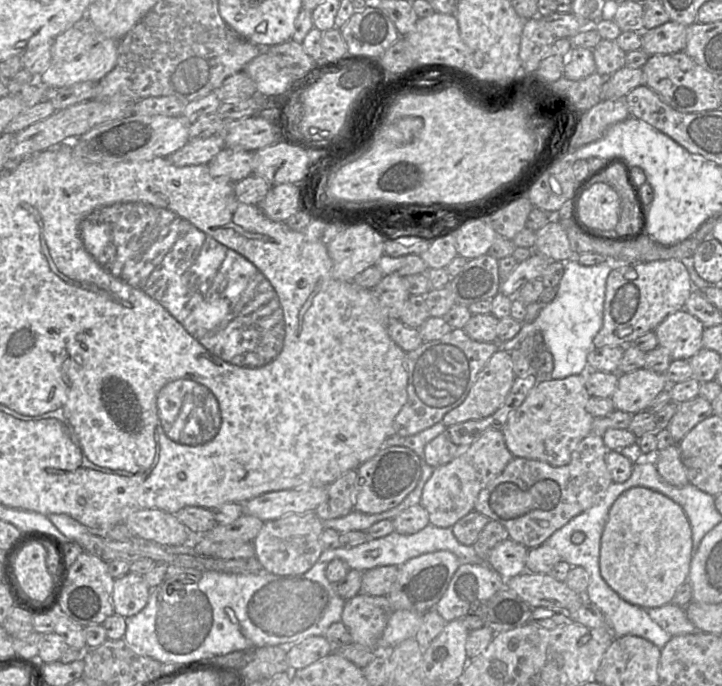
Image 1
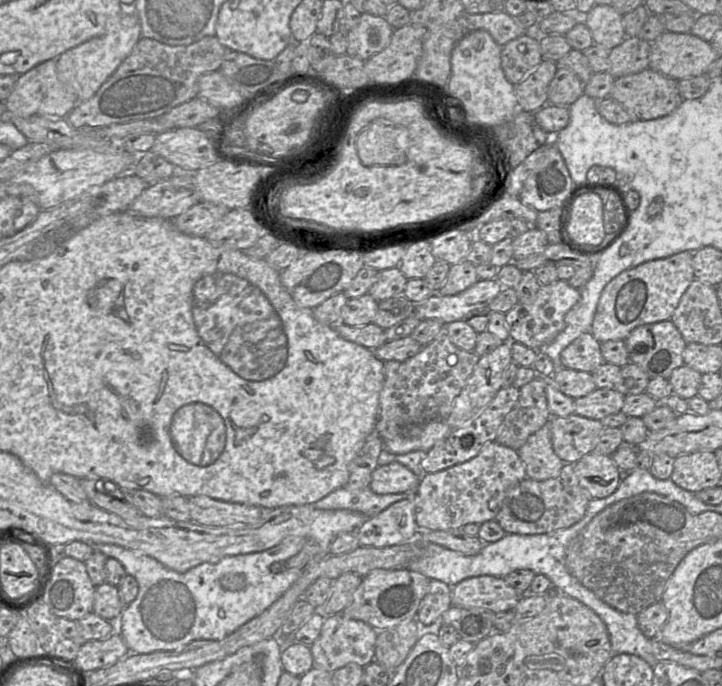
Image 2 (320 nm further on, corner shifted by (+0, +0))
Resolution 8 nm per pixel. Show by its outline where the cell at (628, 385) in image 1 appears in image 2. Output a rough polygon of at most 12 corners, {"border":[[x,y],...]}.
{"border":[[596,388],[574,399],[574,414],[600,420],[621,411],[626,396]]}

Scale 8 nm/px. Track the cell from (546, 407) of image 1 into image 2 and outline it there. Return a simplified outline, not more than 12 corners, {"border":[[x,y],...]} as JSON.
{"border":[[550,421],[519,451],[528,477],[557,477],[565,464],[553,449]]}

